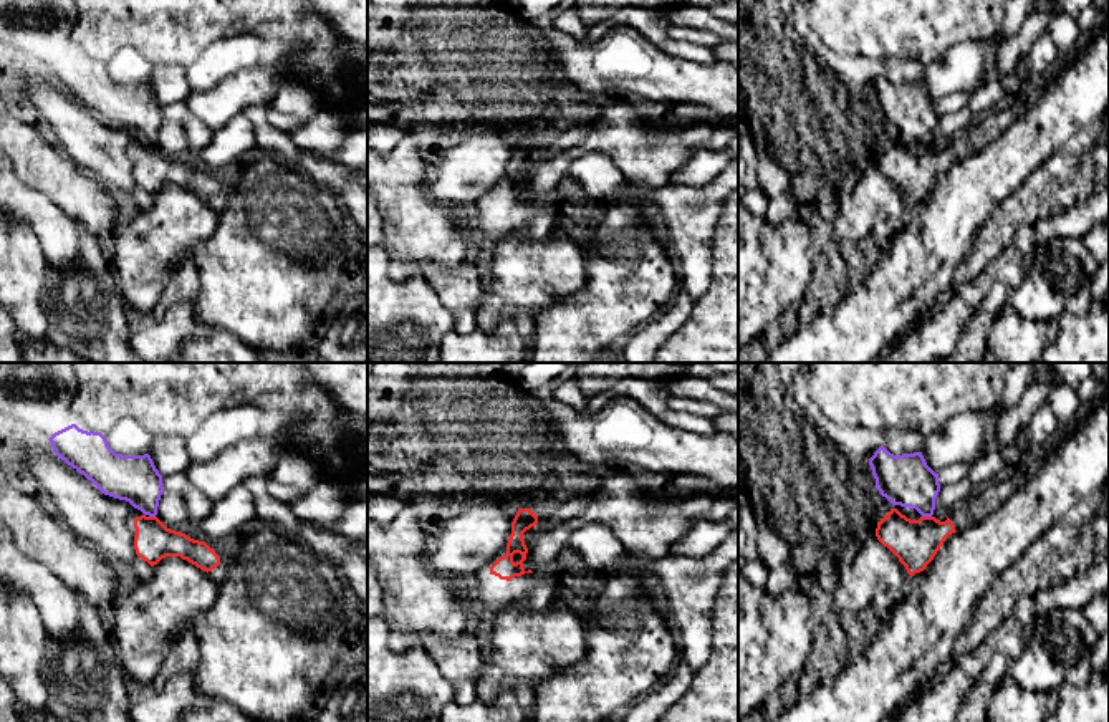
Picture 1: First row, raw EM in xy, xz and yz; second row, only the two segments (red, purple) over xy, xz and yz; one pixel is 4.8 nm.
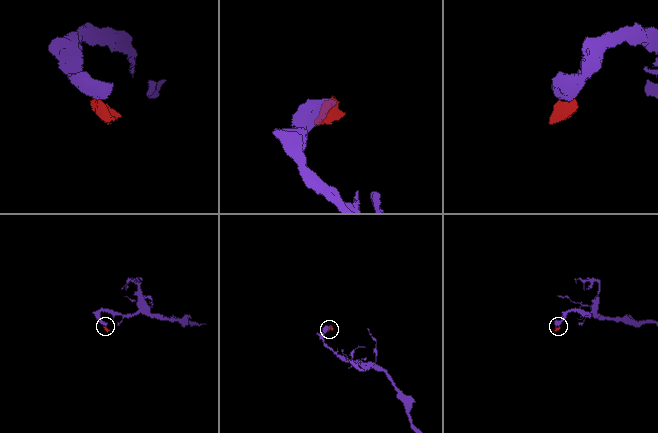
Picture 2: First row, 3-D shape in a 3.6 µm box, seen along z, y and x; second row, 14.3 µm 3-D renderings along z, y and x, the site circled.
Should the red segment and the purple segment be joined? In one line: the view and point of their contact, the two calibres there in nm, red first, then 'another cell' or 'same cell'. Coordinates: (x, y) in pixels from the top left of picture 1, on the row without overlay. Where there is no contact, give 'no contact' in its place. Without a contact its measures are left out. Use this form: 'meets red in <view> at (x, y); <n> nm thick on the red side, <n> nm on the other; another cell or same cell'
meets red in yz at (927, 146); 220 nm thick on the red side, 240 nm on the other; another cell

